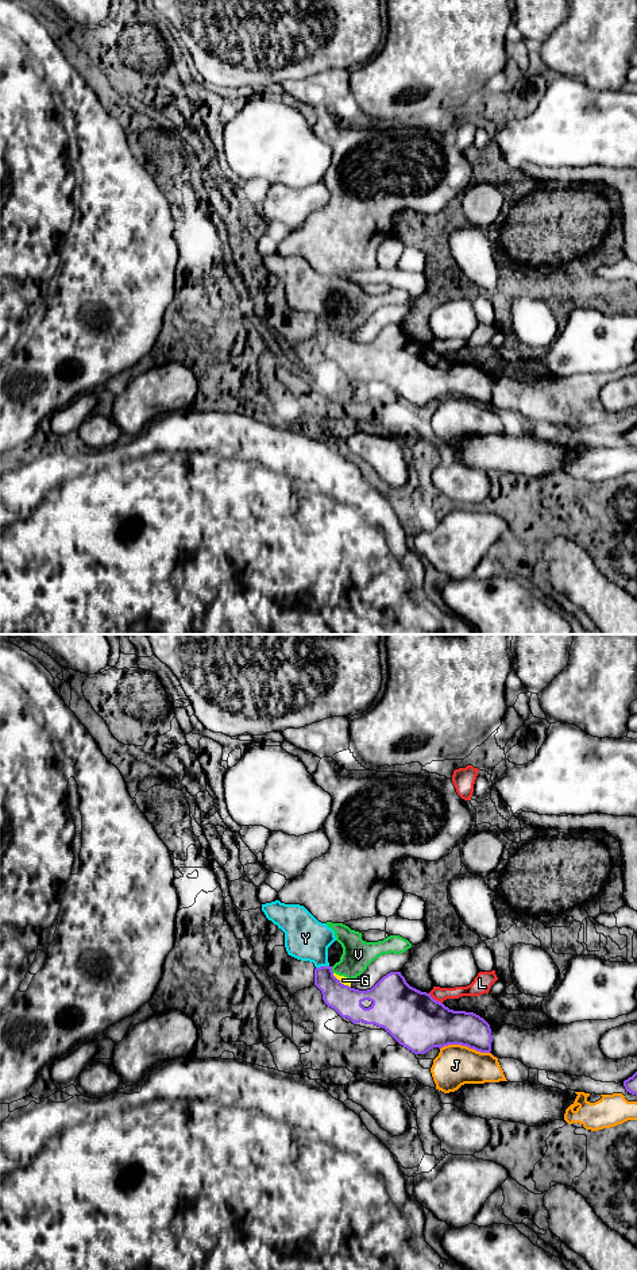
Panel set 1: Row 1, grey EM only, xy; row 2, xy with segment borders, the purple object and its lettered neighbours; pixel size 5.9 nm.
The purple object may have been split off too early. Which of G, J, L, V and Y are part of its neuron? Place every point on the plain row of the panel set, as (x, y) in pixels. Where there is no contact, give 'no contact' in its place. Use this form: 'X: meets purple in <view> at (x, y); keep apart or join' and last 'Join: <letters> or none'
G: meets purple in xy at (340, 335); keep apart
J: meets purple in xy at (464, 397); keep apart
L: meets purple in xy at (433, 351); keep apart
V: meets purple in xy at (331, 321); keep apart
Y: meets purple in xy at (321, 319); keep apart
Join: none

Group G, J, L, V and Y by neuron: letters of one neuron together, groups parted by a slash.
G V Y / J / L

